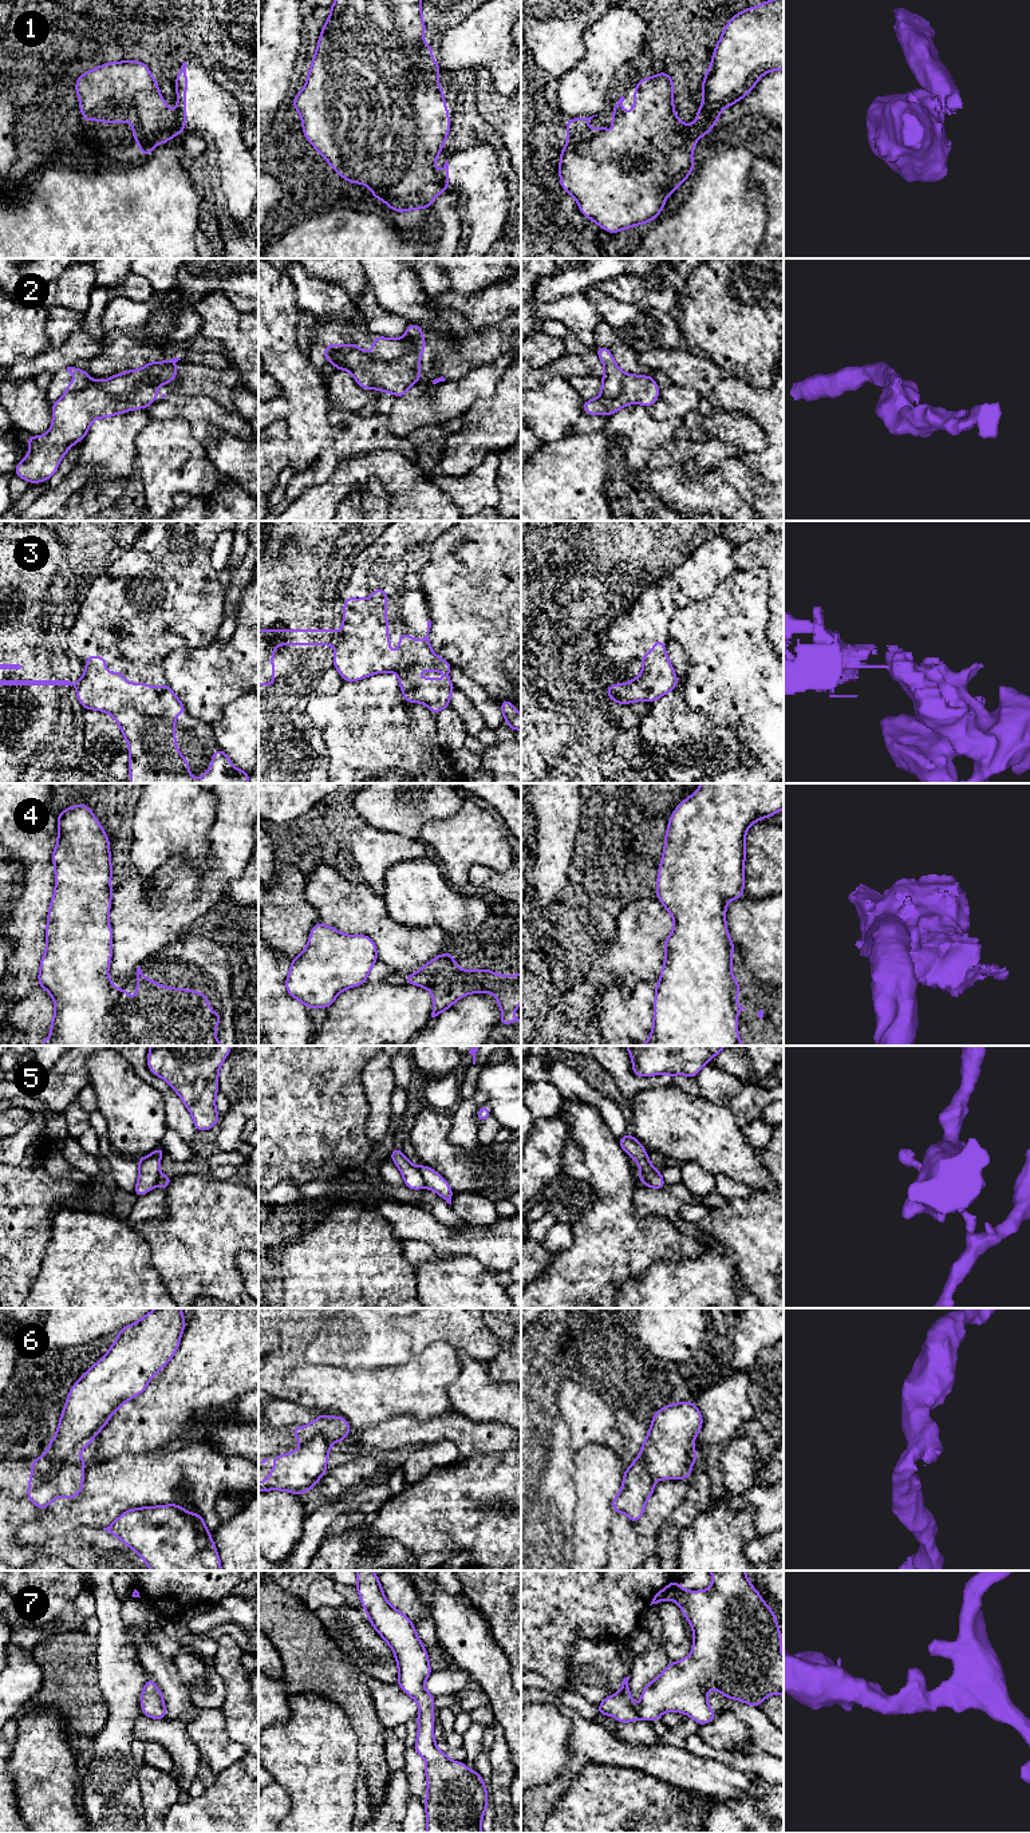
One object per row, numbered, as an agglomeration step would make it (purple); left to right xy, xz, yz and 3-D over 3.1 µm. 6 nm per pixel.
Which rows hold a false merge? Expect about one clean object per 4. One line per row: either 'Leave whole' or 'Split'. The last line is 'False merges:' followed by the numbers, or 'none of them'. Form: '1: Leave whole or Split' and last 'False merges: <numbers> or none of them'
1: Split
2: Split
3: Split
4: Leave whole
5: Split
6: Split
7: Leave whole
False merges: 1, 2, 3, 5, 6

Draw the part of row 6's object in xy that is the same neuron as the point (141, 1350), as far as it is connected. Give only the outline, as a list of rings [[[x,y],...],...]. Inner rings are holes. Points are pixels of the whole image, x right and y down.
[[[155,1308],[138,1322],[119,1330],[117,1340],[106,1355],[70,1388],[56,1434],[44,1453],[51,1461],[52,1470],[58,1470],[68,1458],[83,1451],[122,1405],[145,1391],[151,1378],[177,1352],[185,1323],[181,1308]]]

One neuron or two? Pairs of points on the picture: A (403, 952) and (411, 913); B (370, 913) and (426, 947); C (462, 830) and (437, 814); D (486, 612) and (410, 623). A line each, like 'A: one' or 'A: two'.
A: two
B: one
C: two
D: two

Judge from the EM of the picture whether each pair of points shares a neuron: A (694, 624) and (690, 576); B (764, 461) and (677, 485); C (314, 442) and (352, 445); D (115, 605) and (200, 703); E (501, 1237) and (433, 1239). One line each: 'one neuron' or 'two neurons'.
A: two neurons
B: two neurons
C: two neurons
D: two neurons
E: one neuron

